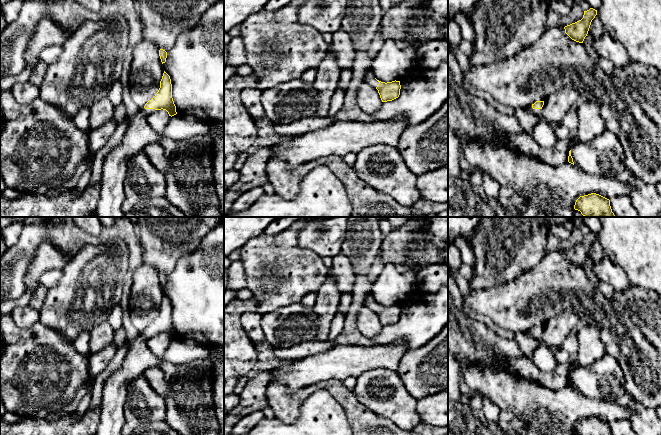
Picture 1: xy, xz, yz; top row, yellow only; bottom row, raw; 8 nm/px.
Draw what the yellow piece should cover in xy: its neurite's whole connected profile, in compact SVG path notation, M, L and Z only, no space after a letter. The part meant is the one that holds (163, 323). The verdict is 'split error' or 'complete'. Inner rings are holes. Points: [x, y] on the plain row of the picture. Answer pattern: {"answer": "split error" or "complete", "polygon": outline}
{"answer": "split error", "polygon": "M164 295L160 305L160 312L155 320L149 324L142 332L144 338L148 340L156 334L166 334L169 340L177 338L176 330L172 322L172 308L170 300Z"}

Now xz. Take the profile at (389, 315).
{"answer": "split error", "polygon": "M370 294L365 296L364 305L378 314L382 326L392 325L400 319L400 305L381 306L375 303Z"}

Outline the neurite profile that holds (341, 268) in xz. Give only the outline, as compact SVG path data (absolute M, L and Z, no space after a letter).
M339 253L332 258L330 272L341 294L351 293L355 282L355 274L352 269L351 259Z

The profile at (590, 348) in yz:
M585 324L576 333L577 355L574 362L578 367L586 367L606 354L600 338L600 330L595 324Z

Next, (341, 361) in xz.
M403 341L372 346L335 345L322 353L295 359L289 366L272 369L265 386L276 381L284 385L289 393L294 393L320 381L357 378L370 369L397 371L407 351Z

